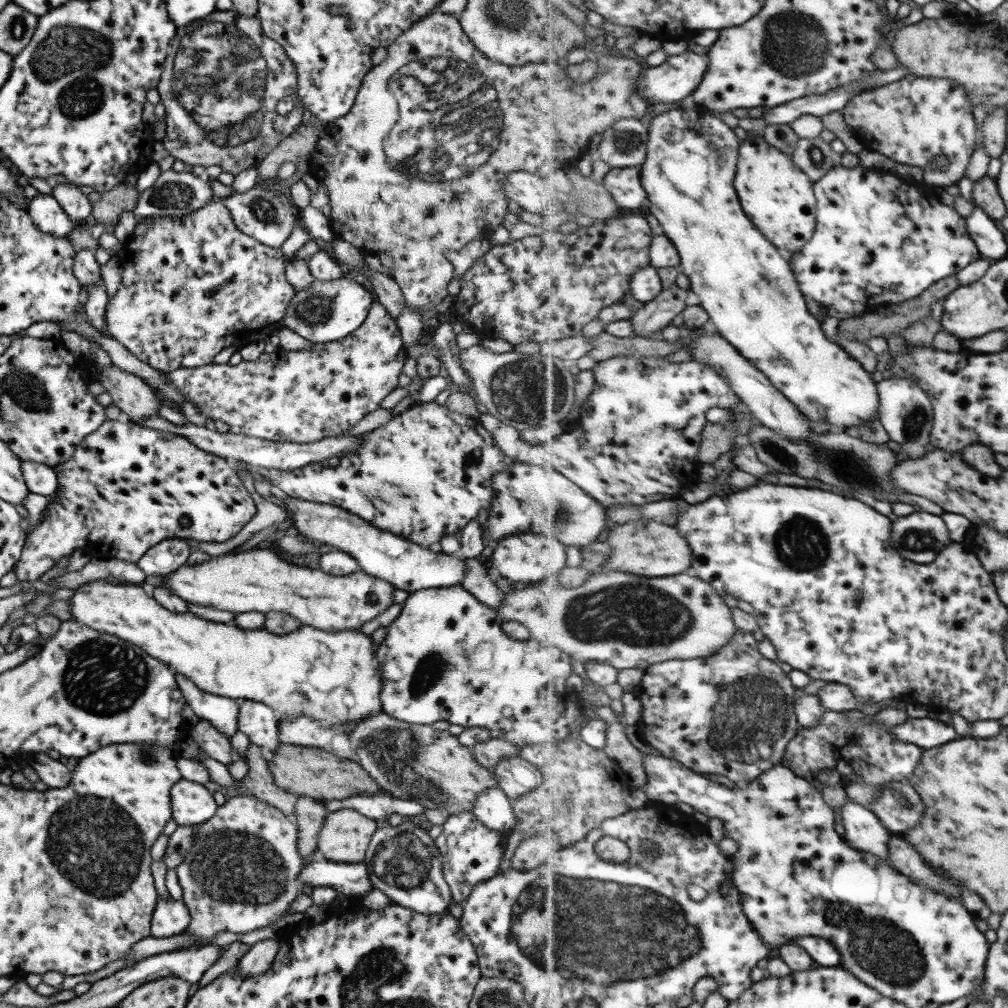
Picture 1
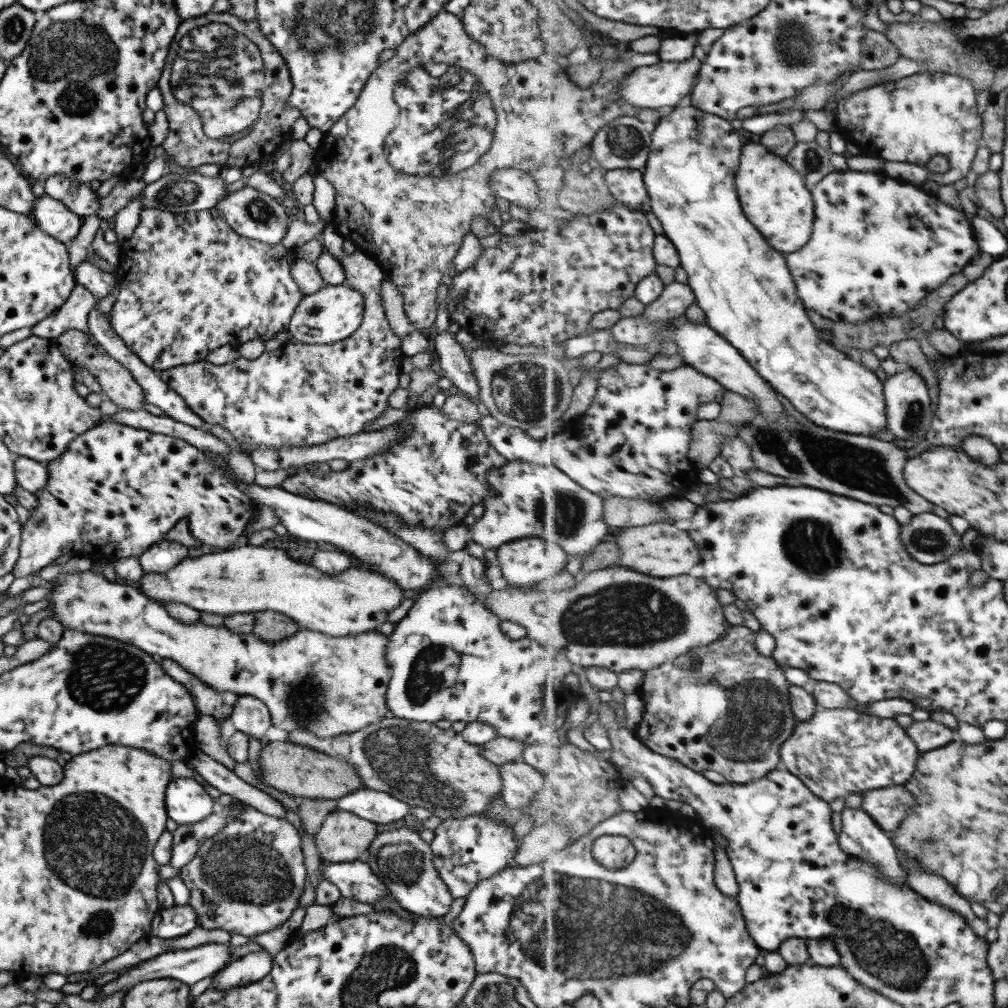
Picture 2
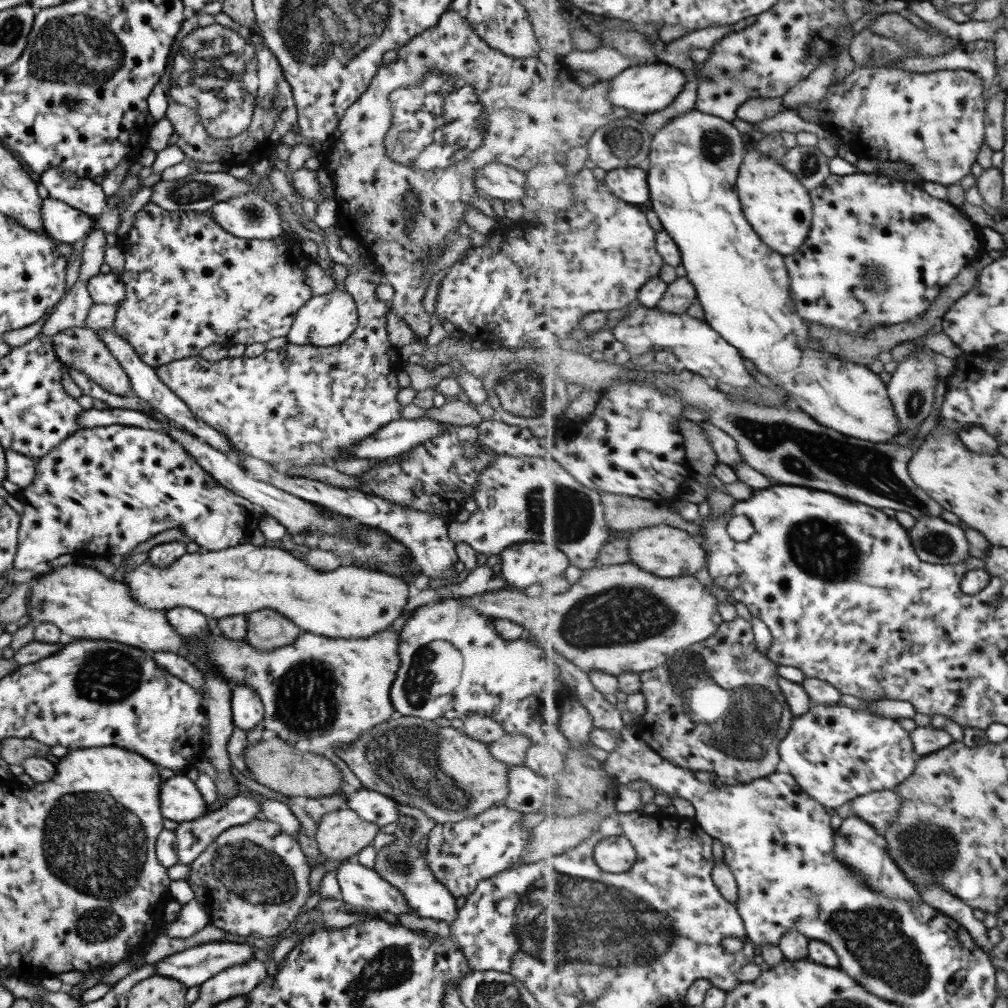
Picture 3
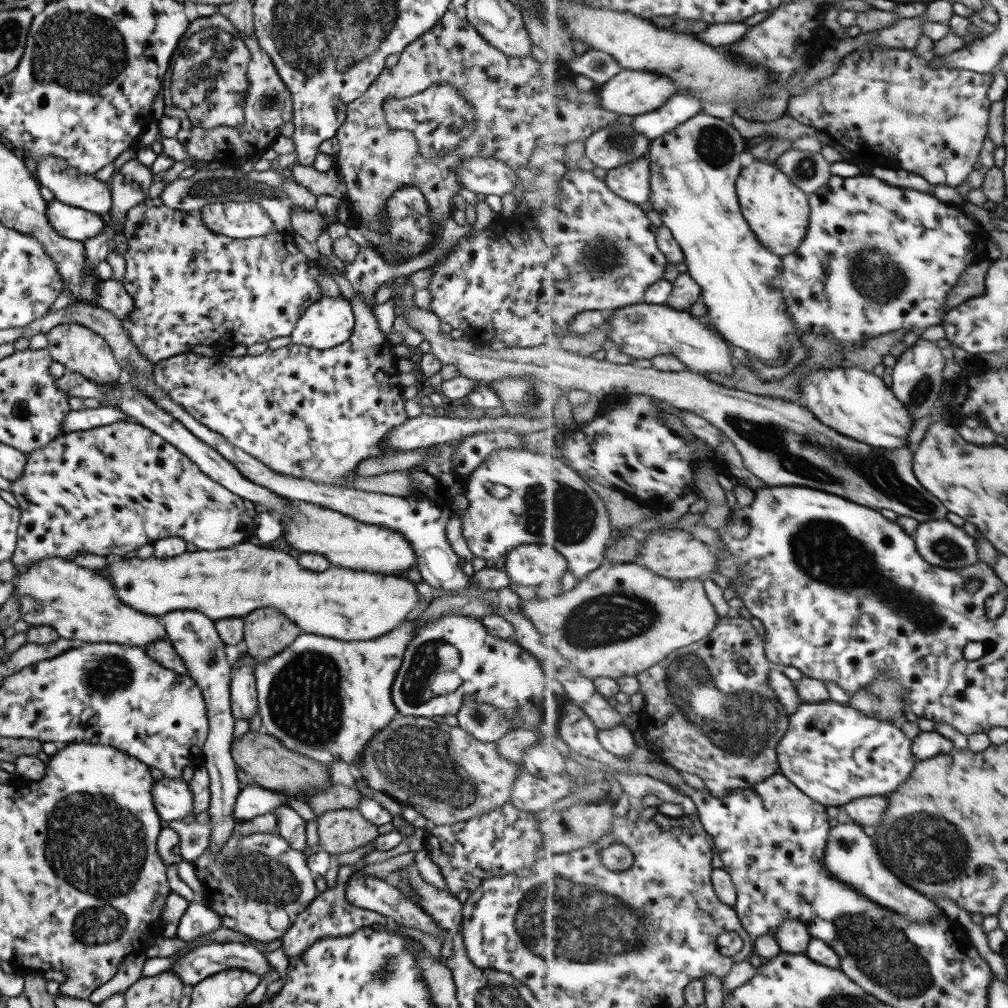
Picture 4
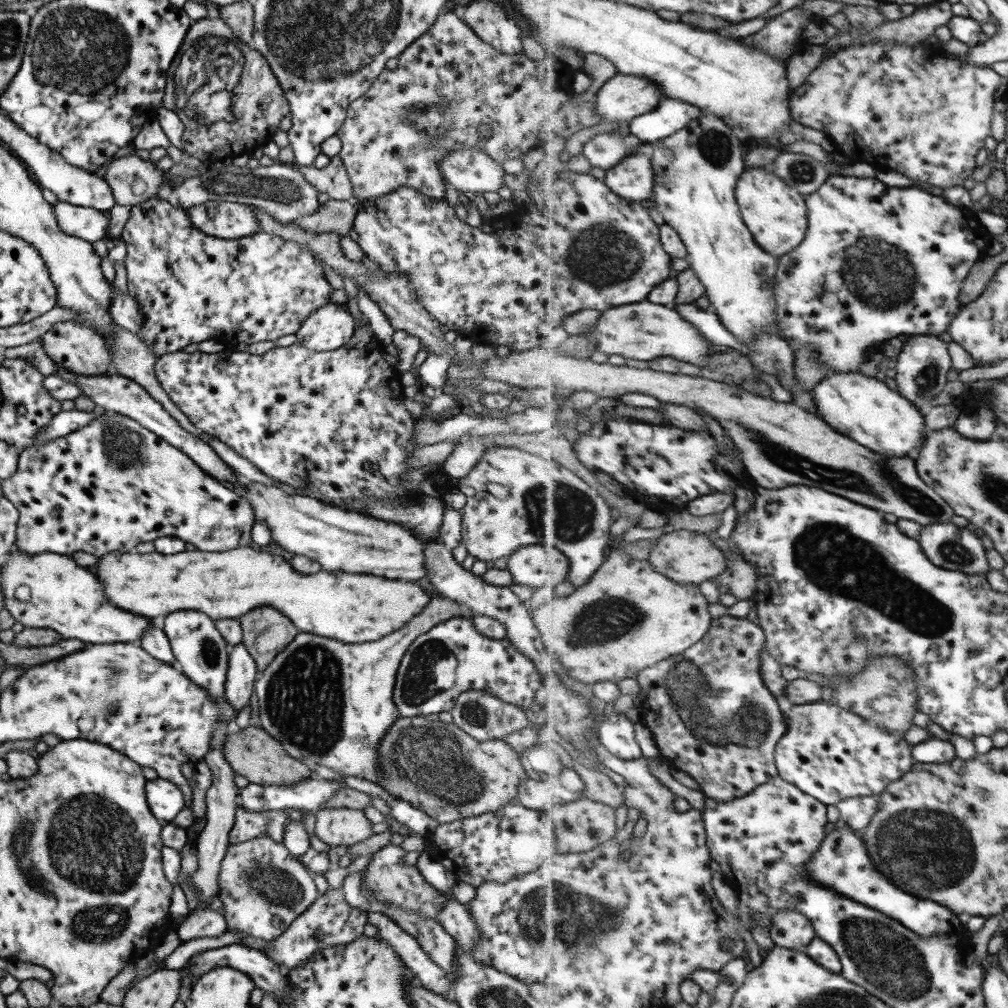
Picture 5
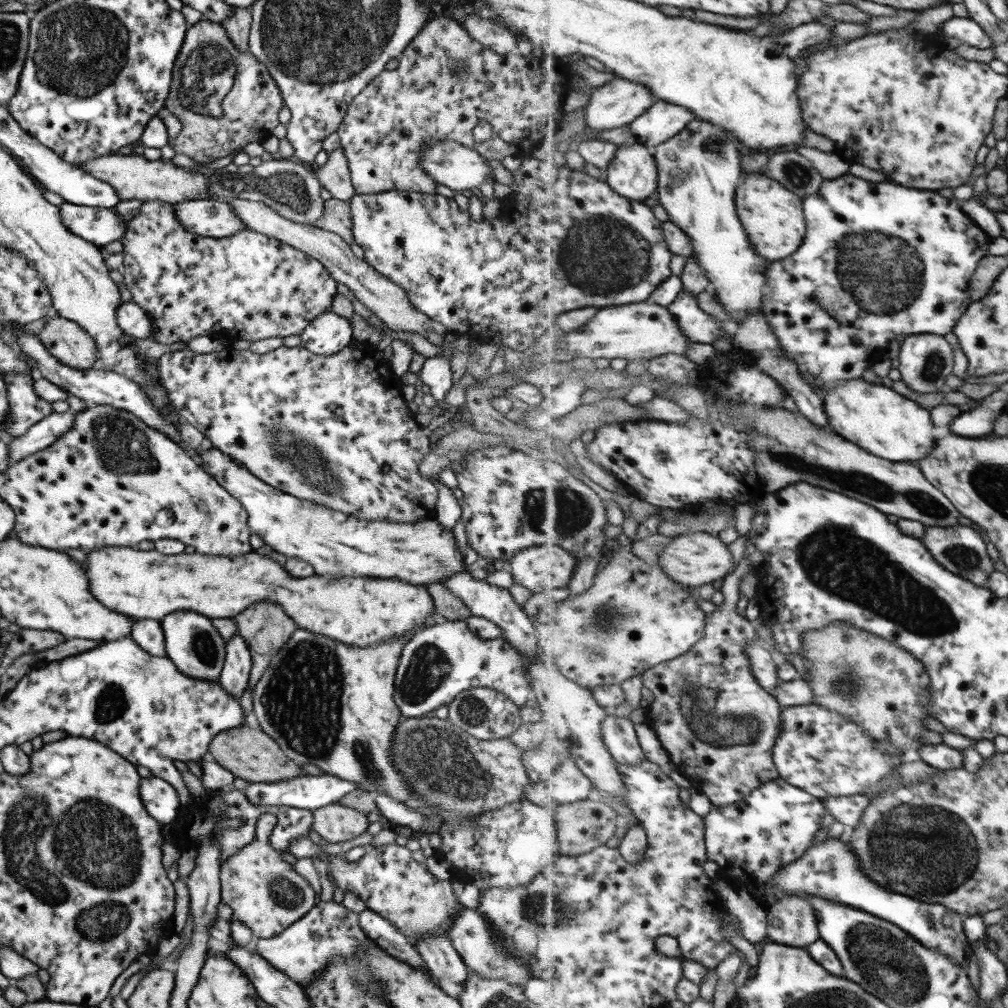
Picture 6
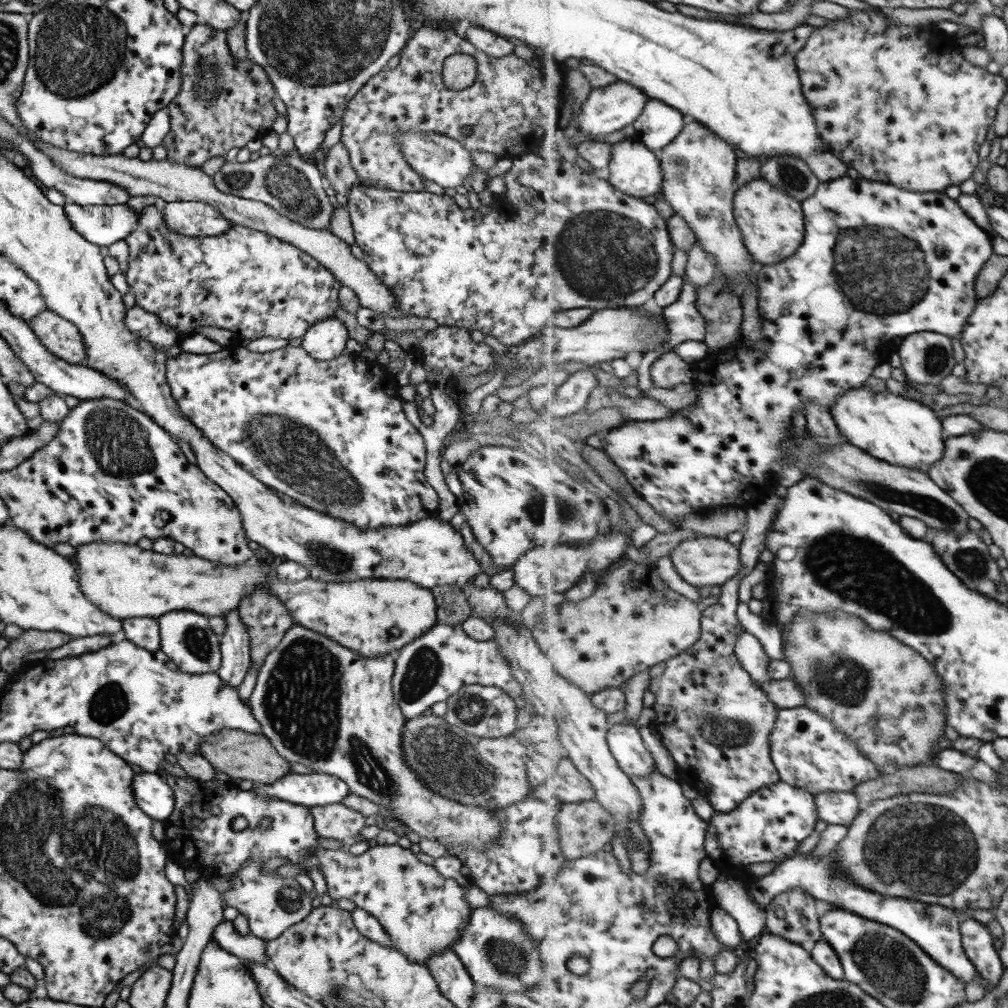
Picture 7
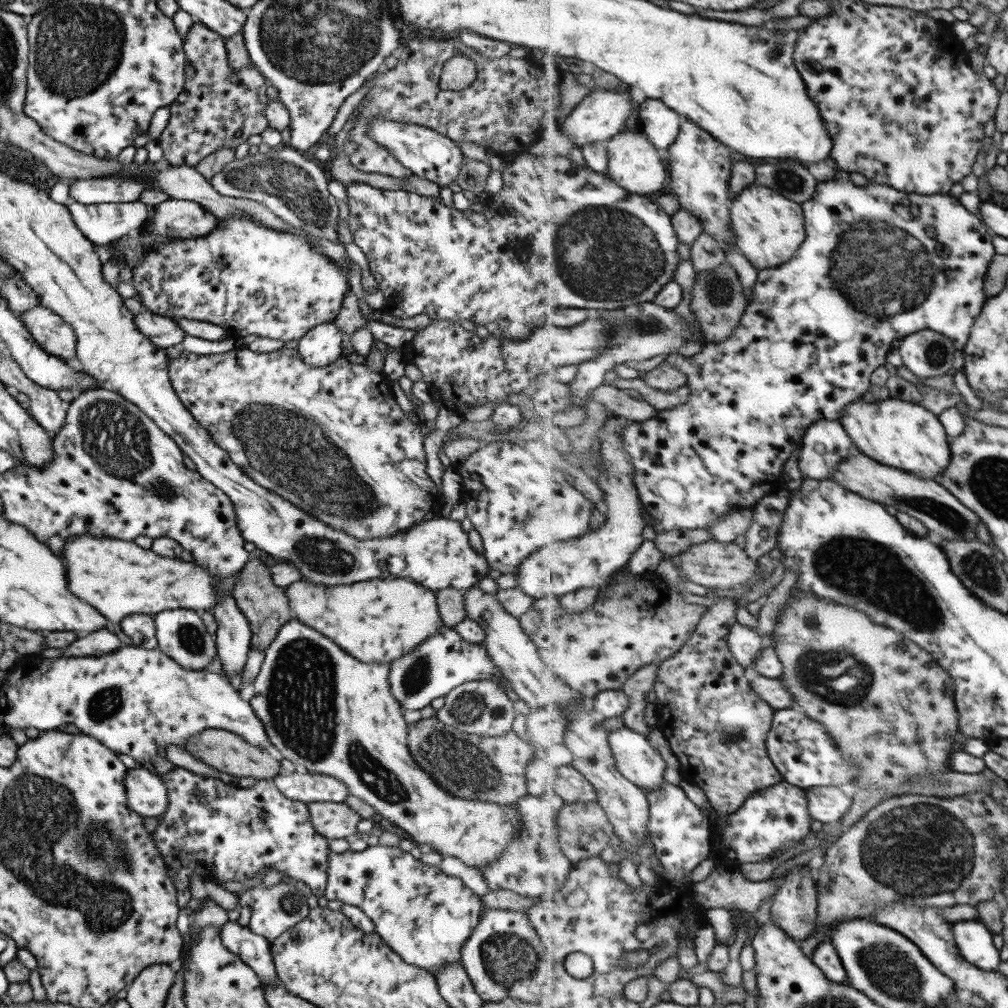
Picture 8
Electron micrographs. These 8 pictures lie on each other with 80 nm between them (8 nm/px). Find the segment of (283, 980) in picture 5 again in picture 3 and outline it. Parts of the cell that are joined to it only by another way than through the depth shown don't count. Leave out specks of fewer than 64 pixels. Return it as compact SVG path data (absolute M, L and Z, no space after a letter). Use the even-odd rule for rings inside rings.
M216 941L187 948L187 950L177 952L177 954L173 954L172 956L167 956L167 958L163 958L152 965L156 969L154 975L175 979L187 988L190 986L198 986L204 983L205 980L214 977L218 972L225 970L225 968L229 968L235 964L243 964L251 959L252 947L247 943L240 941Z

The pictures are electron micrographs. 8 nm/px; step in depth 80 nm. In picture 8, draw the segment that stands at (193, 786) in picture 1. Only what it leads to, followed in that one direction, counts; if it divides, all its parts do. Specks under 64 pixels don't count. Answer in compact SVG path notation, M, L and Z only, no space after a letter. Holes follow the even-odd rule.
M136 766L123 777L127 807L141 817L161 816L167 809L167 793L158 775Z

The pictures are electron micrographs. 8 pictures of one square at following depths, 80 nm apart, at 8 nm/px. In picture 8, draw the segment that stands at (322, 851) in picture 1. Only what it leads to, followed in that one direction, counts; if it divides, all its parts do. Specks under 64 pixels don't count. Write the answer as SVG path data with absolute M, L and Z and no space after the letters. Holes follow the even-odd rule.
M313 802L306 804L306 806L309 812L309 821L314 828L314 832L317 832L325 839L345 839L347 836L356 834L356 825L361 818L344 803Z

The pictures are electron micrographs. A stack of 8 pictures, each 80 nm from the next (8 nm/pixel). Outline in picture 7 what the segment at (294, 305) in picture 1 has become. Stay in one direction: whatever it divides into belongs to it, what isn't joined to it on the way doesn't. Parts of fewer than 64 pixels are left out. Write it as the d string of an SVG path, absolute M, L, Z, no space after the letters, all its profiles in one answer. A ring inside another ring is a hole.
M326 318L307 328L300 347L315 361L329 361L342 357L348 339L348 332L339 319Z

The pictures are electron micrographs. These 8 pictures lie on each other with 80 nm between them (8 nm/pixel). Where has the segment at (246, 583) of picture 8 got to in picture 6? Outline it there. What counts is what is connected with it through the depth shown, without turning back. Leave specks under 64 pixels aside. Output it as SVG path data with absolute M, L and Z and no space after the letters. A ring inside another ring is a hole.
M253 602L245 610L241 610L231 618L236 624L236 630L247 643L250 652L251 668L248 676L248 684L254 691L259 677L270 663L270 658L279 653L285 641L296 629L296 624L273 602Z

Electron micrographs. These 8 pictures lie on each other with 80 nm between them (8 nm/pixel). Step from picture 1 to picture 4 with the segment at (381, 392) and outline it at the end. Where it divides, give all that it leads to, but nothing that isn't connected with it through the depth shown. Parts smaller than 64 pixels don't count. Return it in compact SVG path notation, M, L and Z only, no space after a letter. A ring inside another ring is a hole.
M357 295L351 299L350 307L352 315L354 316L354 328L349 339L345 343L337 347L327 348L326 350L317 351L315 348L303 347L299 344L289 344L287 346L279 347L276 350L266 349L259 355L226 356L224 354L218 356L197 356L197 354L183 353L177 356L171 356L167 360L161 360L152 366L151 374L152 380L159 386L163 393L169 395L169 399L173 403L181 406L183 411L187 411L197 422L204 424L209 430L217 432L230 442L233 446L240 448L246 452L248 456L263 463L271 471L277 475L285 475L291 478L304 478L311 482L318 482L319 484L328 484L329 486L347 487L342 481L344 478L353 478L355 476L355 465L363 459L369 457L383 457L390 456L393 452L389 447L384 447L382 442L389 434L390 428L394 426L401 426L408 418L405 415L404 402L401 397L403 388L399 385L399 375L395 367L395 360L397 358L392 353L392 344L383 337L378 329L377 321L371 313L371 307L363 303L362 298Z

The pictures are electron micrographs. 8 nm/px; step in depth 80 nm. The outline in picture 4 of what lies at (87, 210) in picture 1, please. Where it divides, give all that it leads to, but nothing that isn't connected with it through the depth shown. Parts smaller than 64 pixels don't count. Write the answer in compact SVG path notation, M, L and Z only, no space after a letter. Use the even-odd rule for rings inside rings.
M51 155L39 159L36 163L31 163L30 166L36 172L36 181L40 186L45 186L49 192L52 192L53 199L94 212L100 216L104 216L110 209L111 191L107 189L105 182L95 179L94 175L79 174L73 167L65 163L63 159Z

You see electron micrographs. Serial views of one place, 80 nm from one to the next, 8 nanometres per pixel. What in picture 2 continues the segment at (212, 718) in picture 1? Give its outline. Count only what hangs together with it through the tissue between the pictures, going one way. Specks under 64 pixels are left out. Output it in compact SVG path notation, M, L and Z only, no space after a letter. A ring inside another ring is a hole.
M158 659L158 662L165 673L187 689L187 692L193 697L199 714L212 716L217 724L228 719L232 707L221 703L221 697L211 687L201 682L194 674L187 672L174 660Z

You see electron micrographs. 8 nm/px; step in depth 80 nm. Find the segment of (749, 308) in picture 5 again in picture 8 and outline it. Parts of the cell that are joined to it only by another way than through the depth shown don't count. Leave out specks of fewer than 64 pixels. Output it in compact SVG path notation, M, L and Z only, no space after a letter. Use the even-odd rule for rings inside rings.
M685 121L680 128L677 141L670 148L669 191L677 197L681 208L689 210L701 219L704 231L714 236L724 248L737 245L732 229L729 181L735 160L731 160L731 150L711 136L699 124Z

